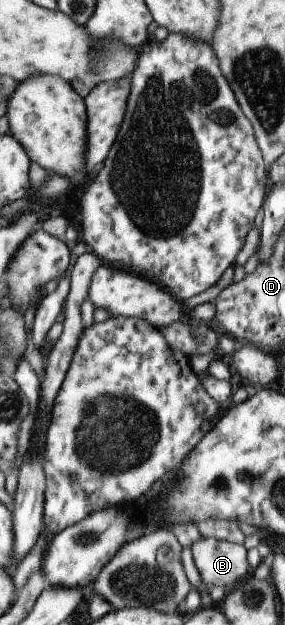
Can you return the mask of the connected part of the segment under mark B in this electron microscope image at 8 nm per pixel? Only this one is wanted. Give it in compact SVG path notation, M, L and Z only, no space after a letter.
M203 537L190 548L201 579L207 586L232 589L249 572L248 551L241 544Z

